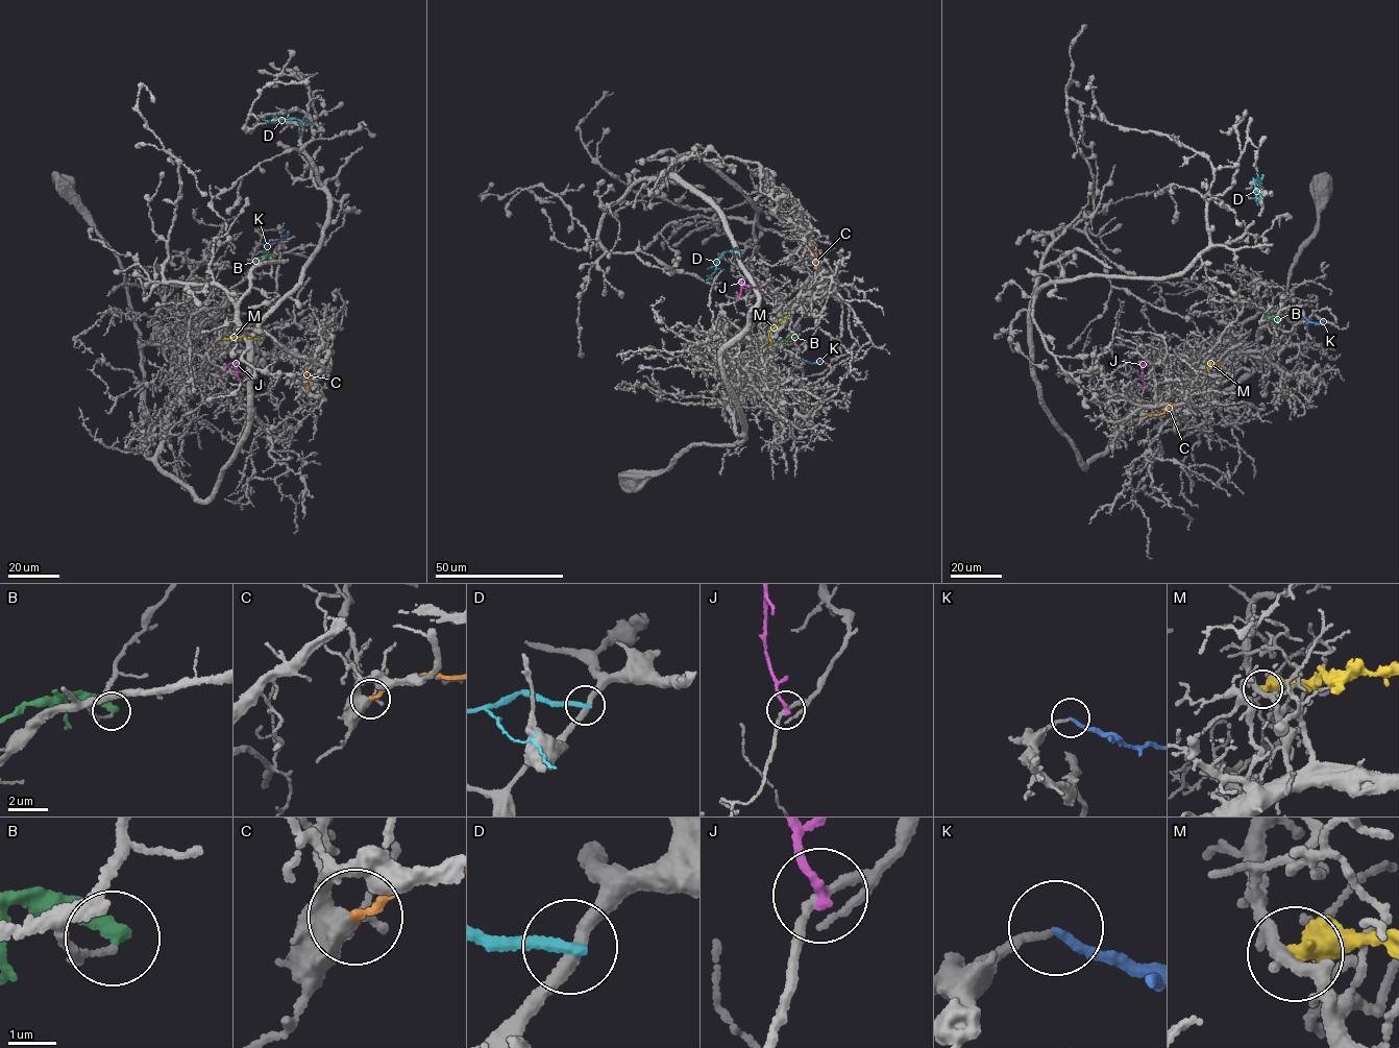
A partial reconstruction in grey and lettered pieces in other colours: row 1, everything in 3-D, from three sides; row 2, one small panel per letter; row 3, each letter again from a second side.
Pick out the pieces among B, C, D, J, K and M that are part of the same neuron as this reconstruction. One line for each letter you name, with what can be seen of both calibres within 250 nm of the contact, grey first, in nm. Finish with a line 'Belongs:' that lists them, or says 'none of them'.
K: 180 nm thick on the grey side, 180 nm on the other
Belongs: K

